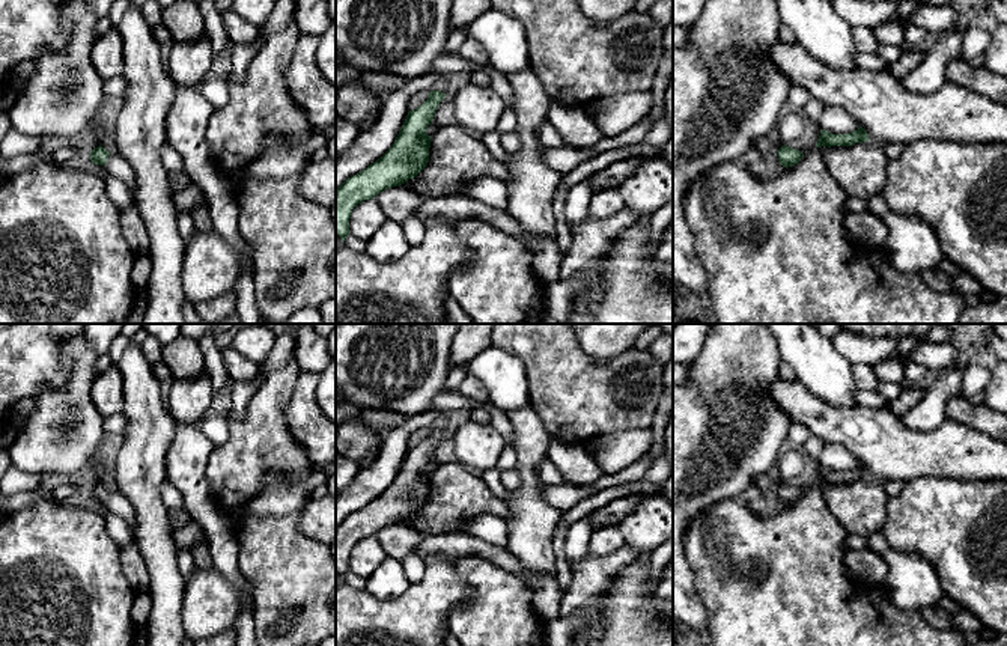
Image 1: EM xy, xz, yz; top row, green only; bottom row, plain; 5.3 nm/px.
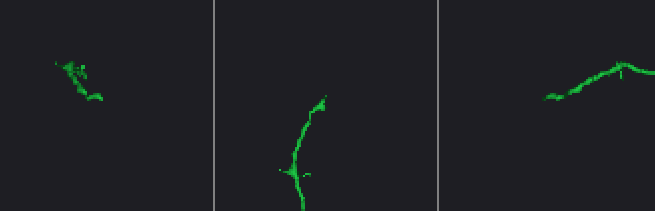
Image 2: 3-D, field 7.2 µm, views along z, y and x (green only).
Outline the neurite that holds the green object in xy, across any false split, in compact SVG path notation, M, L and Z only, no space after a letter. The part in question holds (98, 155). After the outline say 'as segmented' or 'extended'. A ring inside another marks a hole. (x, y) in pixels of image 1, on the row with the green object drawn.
M99 145L98 148L92 149L90 161L92 164L102 166L108 175L122 179L129 187L131 196L135 197L135 175L125 158L116 152L110 154Z; extended

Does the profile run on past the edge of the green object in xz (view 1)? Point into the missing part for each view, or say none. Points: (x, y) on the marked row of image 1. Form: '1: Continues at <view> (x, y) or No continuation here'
1: No continuation here

